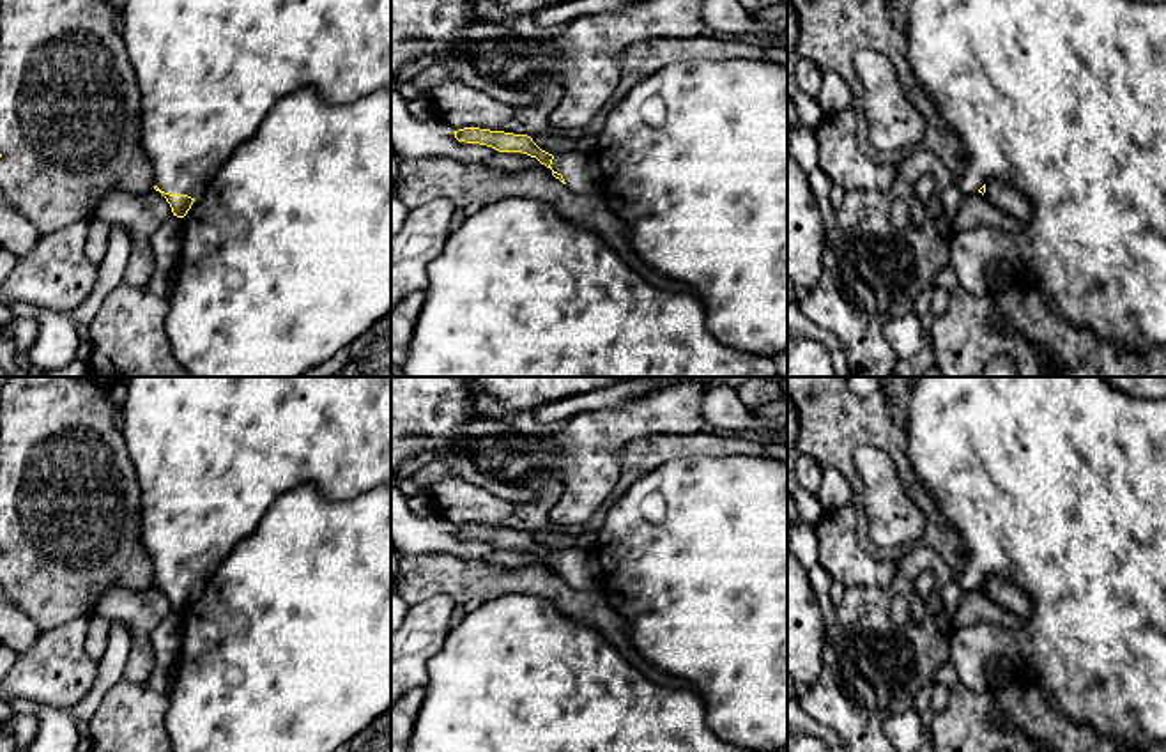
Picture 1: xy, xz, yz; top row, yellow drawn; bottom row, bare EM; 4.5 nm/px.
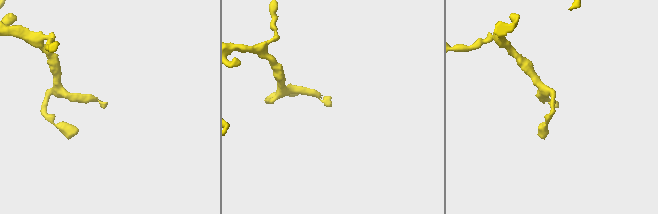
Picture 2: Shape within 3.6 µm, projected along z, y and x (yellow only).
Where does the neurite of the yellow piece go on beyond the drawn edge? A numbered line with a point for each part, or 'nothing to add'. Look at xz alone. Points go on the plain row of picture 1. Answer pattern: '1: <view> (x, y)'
1: xz (581, 567)

